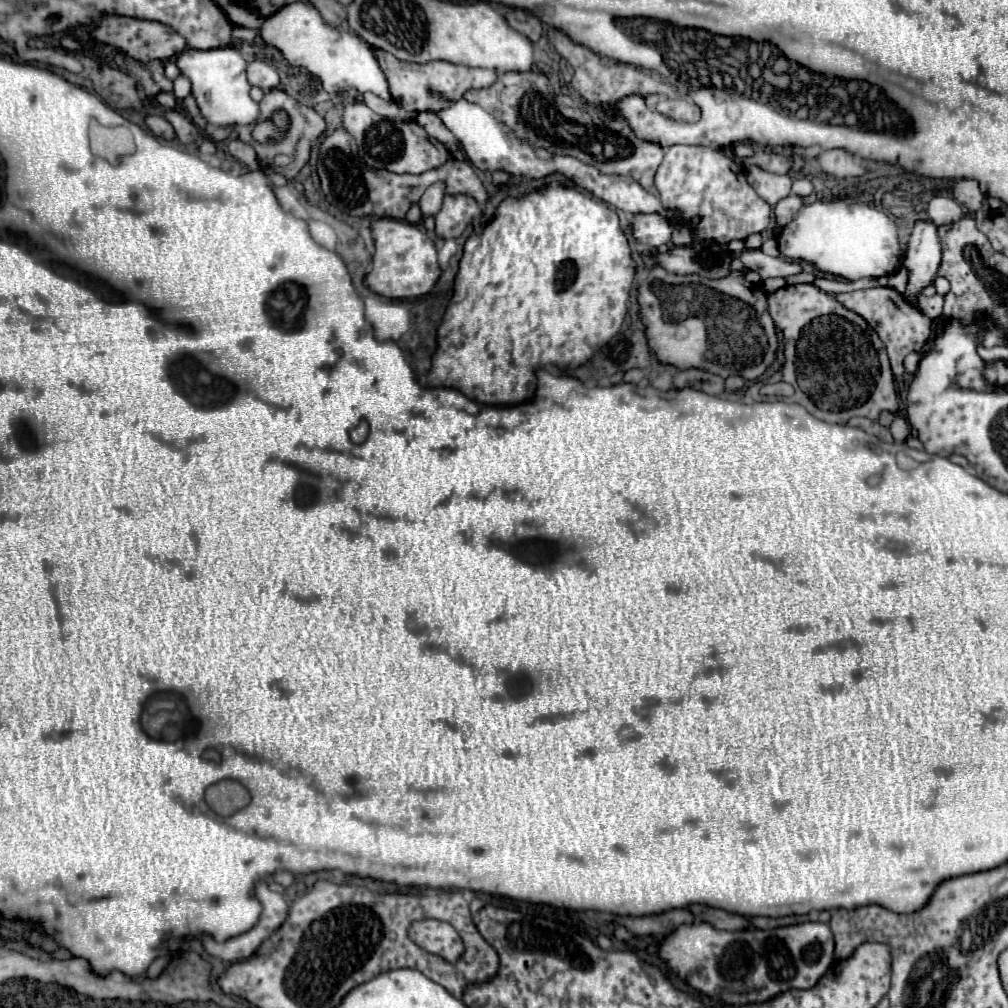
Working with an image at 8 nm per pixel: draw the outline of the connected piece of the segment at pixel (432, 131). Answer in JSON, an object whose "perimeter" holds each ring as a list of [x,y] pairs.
{"perimeter":[[[420,112],[420,114],[416,116],[416,122],[418,122],[420,126],[424,126],[424,130],[426,130],[432,138],[436,138],[438,142],[442,142],[450,152],[460,148],[460,142],[456,142],[454,134],[440,122],[440,118],[438,118],[434,112]]]}

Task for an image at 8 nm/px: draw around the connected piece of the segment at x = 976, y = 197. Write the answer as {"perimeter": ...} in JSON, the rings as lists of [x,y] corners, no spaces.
{"perimeter":[[[958,180],[954,184],[954,198],[964,204],[968,210],[978,210],[982,206],[982,200],[984,200],[984,194],[980,192],[978,188],[978,182],[976,180]]]}

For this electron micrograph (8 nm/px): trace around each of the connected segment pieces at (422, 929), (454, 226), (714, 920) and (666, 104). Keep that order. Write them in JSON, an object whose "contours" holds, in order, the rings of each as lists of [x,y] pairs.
{"contours":[[[[418,920],[410,924],[408,930],[410,940],[426,950],[428,954],[436,954],[450,964],[456,964],[464,954],[464,944],[460,934],[452,924],[442,920]]],[[[448,194],[436,214],[436,234],[442,238],[458,238],[476,214],[480,214],[480,210],[474,198],[464,194]]],[[[692,904],[688,908],[694,912],[694,916],[698,920],[704,920],[704,922],[716,926],[718,930],[744,930],[744,928],[750,928],[750,920],[744,918],[744,916],[728,914],[724,910],[702,906],[702,904]]],[[[662,98],[656,104],[656,110],[664,116],[676,118],[676,120],[686,120],[686,122],[696,122],[700,118],[700,108],[694,102],[688,102],[684,98]]]]}

